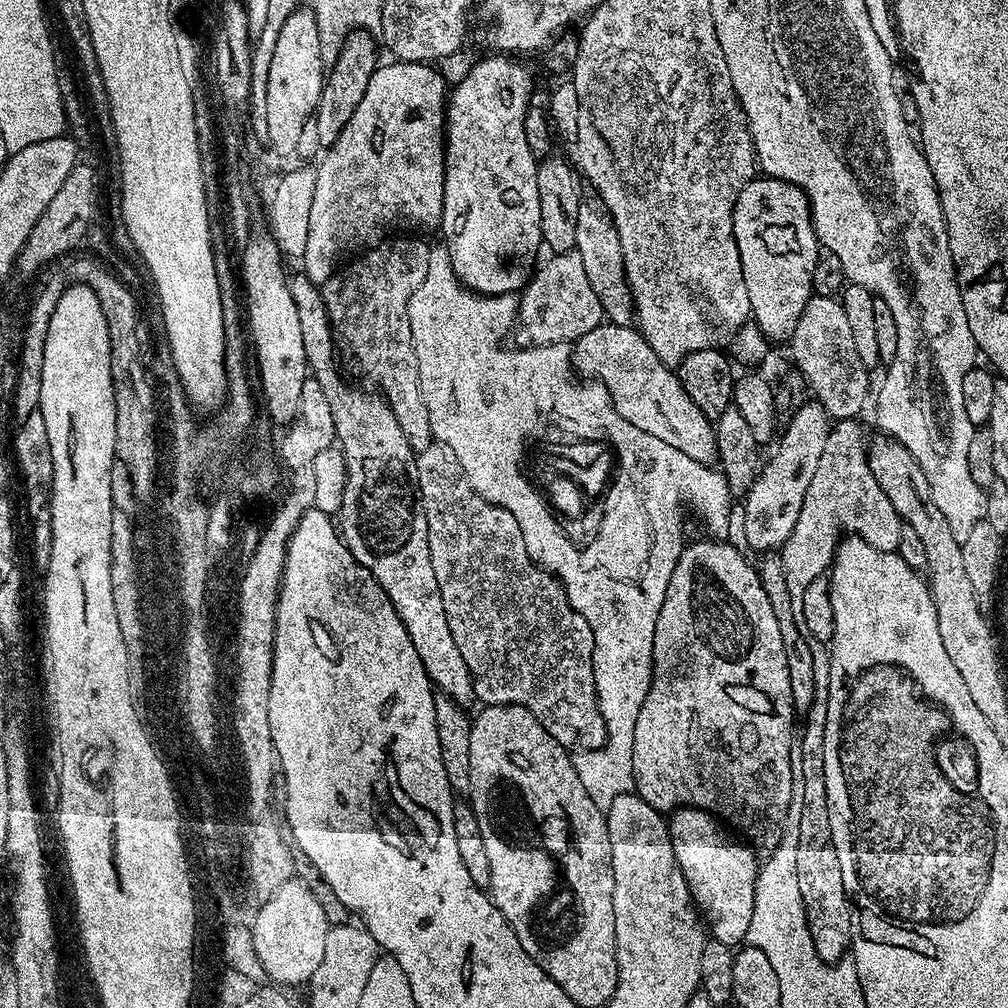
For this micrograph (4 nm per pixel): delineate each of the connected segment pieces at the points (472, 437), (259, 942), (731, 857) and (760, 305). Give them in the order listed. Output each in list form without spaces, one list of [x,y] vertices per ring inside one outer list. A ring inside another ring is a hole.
[[[443,246],[429,247],[428,265],[426,266],[426,278],[420,282],[418,290],[414,290],[414,294],[408,302],[408,321],[410,322],[410,330],[412,331],[412,345],[414,346],[414,354],[418,362],[418,378],[420,379],[420,393],[424,399],[424,405],[428,411],[430,426],[432,427],[433,437],[439,443],[450,446],[450,450],[456,455],[456,461],[460,464],[460,468],[464,471],[464,476],[470,482],[470,486],[482,498],[486,498],[492,504],[502,506],[506,510],[510,510],[510,514],[514,514],[514,522],[518,522],[518,526],[522,532],[526,550],[534,563],[540,565],[545,572],[552,573],[561,584],[564,585],[564,593],[568,596],[570,606],[574,610],[578,610],[578,614],[582,614],[586,618],[586,622],[590,622],[590,630],[594,634],[594,654],[592,655],[592,669],[594,670],[594,678],[596,679],[596,701],[600,707],[602,718],[606,722],[606,730],[608,731],[608,739],[604,742],[602,748],[589,748],[580,750],[572,757],[574,762],[574,770],[578,770],[578,778],[582,778],[582,786],[586,786],[586,794],[590,794],[592,801],[602,809],[609,808],[614,802],[614,798],[618,798],[622,794],[632,792],[636,786],[636,779],[632,771],[634,770],[634,722],[638,722],[638,710],[642,706],[642,702],[646,698],[646,694],[652,685],[652,651],[654,650],[654,626],[658,622],[658,614],[662,610],[662,602],[666,598],[666,590],[670,586],[670,574],[674,574],[674,566],[678,562],[680,552],[686,543],[684,537],[684,524],[680,521],[680,503],[684,500],[684,492],[688,492],[688,500],[704,515],[704,520],[708,523],[709,533],[724,534],[728,528],[728,496],[730,497],[730,489],[728,483],[724,481],[724,475],[715,467],[709,466],[707,463],[700,463],[690,458],[682,451],[676,450],[667,442],[662,442],[662,438],[654,438],[654,434],[646,434],[646,430],[638,430],[638,426],[632,426],[630,422],[626,422],[626,418],[622,416],[612,404],[610,394],[606,390],[606,386],[599,382],[580,382],[584,384],[575,384],[572,381],[574,377],[574,369],[572,366],[572,348],[567,343],[546,344],[540,347],[533,346],[513,346],[514,348],[503,348],[500,343],[504,340],[504,335],[513,331],[514,325],[517,323],[517,297],[509,294],[507,296],[482,296],[479,292],[474,292],[470,288],[465,288],[460,283],[460,279],[454,274],[452,264],[448,260],[448,250]],[[555,409],[555,412],[563,412],[564,416],[568,416],[576,422],[577,428],[581,432],[587,433],[587,436],[609,436],[616,441],[616,447],[620,450],[620,480],[617,480],[616,488],[613,488],[612,496],[608,497],[608,520],[604,523],[604,530],[598,546],[594,549],[594,554],[576,555],[575,549],[568,544],[567,540],[560,537],[556,532],[556,525],[549,520],[548,512],[544,510],[544,506],[533,495],[532,489],[528,484],[524,483],[523,476],[517,471],[517,457],[520,456],[520,446],[523,444],[524,436],[528,436],[537,425],[539,412],[542,410]]]
[[[293,878],[286,882],[282,883],[282,886],[278,887],[278,889],[274,890],[273,892],[267,893],[266,899],[268,900],[265,902],[264,905],[261,906],[260,909],[254,912],[255,920],[253,922],[253,944],[254,944],[254,952],[258,956],[258,962],[262,964],[264,969],[266,970],[266,974],[269,975],[269,978],[272,982],[275,982],[277,985],[280,986],[288,986],[284,984],[300,984],[302,985],[305,982],[308,982],[311,978],[311,975],[314,974],[314,970],[318,969],[319,963],[322,962],[322,956],[325,953],[326,947],[326,936],[328,929],[330,927],[330,921],[328,921],[328,916],[324,913],[324,908],[320,905],[320,900],[318,897],[315,896],[314,893],[311,892],[310,889],[307,888],[306,885],[303,884],[299,878]]]
[[[678,808],[667,817],[667,821],[674,858],[678,858],[682,878],[686,878],[692,902],[711,939],[729,946],[743,945],[750,930],[750,914],[754,914],[757,853],[747,843],[735,844],[730,837],[723,836],[717,817],[703,808]]]
[[[753,178],[742,190],[734,206],[734,238],[738,242],[738,254],[742,258],[746,294],[750,294],[750,306],[756,327],[769,341],[787,341],[806,302],[814,295],[812,275],[818,255],[818,241],[816,227],[812,225],[812,210],[804,189],[787,184],[785,180]]]

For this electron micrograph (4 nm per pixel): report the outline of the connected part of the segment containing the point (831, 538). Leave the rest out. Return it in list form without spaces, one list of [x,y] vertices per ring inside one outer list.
[[[859,419],[837,420],[833,423],[832,433],[826,438],[826,450],[822,450],[822,462],[818,462],[818,471],[810,481],[810,490],[806,490],[802,514],[798,514],[798,522],[794,522],[794,530],[780,555],[786,570],[786,586],[790,589],[790,598],[797,614],[802,613],[802,598],[806,598],[810,582],[831,569],[836,558],[836,549],[840,547],[845,534],[865,540],[870,546],[883,552],[895,552],[900,547],[904,521],[894,510],[890,498],[886,498],[886,490],[878,486],[878,478],[874,478],[868,465],[868,450],[866,440],[863,440],[864,428],[860,423]]]

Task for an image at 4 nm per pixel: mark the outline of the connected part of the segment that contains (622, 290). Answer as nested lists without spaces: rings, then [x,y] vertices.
[[[588,202],[581,203],[574,250],[582,257],[587,280],[603,306],[607,321],[611,324],[630,326],[635,317],[635,297],[625,274],[621,244],[623,237],[617,225],[613,224],[603,211],[600,212],[588,205]]]

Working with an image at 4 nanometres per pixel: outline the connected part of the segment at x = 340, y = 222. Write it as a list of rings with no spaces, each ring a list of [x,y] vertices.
[[[428,62],[422,64],[391,63],[381,63],[377,67],[375,74],[370,78],[370,86],[366,86],[366,94],[362,94],[362,102],[358,102],[358,110],[354,110],[354,114],[350,114],[343,121],[344,129],[337,134],[336,141],[328,148],[328,153],[326,153],[326,148],[323,155],[319,157],[318,163],[320,162],[320,165],[315,165],[316,181],[314,182],[314,198],[310,201],[310,228],[306,230],[306,248],[302,257],[302,263],[304,263],[302,272],[311,284],[317,286],[325,284],[332,277],[333,272],[336,271],[338,262],[343,261],[349,254],[371,245],[381,235],[381,233],[379,234],[380,224],[385,224],[388,228],[394,227],[395,224],[400,228],[421,228],[424,232],[430,231],[431,228],[436,230],[440,227],[440,219],[444,209],[444,133],[446,131],[446,88],[444,92],[444,80],[432,69],[435,67]]]

